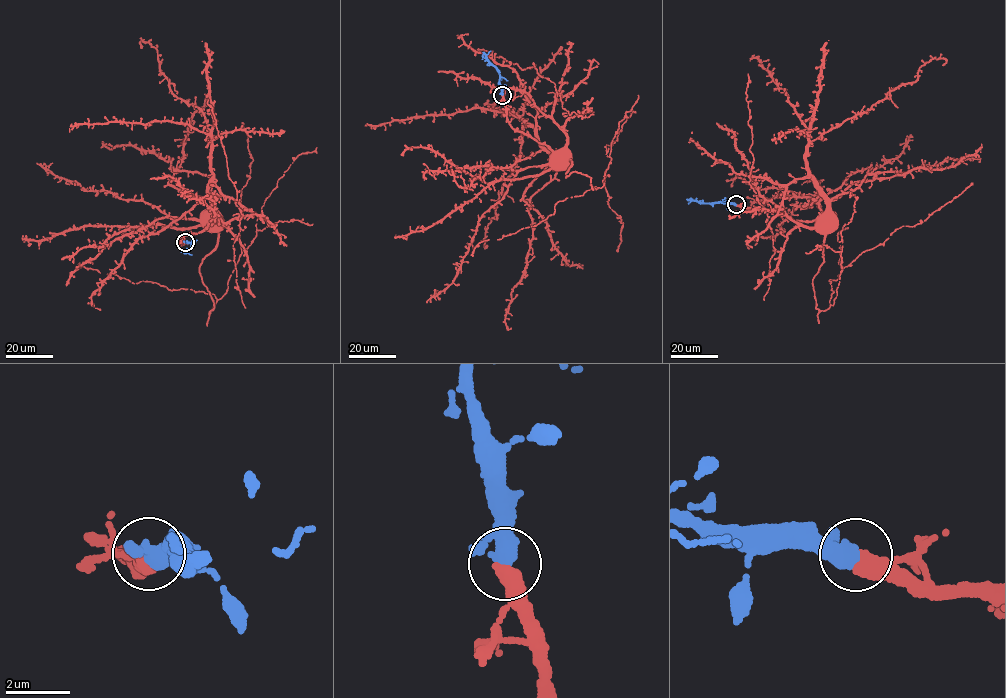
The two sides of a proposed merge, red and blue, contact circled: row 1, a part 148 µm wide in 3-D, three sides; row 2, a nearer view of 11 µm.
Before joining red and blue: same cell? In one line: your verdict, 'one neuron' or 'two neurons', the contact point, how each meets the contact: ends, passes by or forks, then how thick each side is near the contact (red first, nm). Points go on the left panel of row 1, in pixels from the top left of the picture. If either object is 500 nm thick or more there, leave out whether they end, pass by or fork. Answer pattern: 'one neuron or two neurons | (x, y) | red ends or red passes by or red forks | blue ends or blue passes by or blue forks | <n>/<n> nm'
one neuron | (185, 242) | red ends | blue passes by | 460/340 nm

